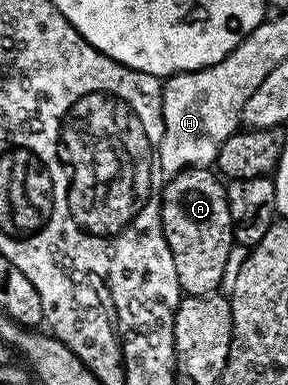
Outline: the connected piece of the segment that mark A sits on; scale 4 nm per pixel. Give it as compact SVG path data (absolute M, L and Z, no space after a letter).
M210 168L183 169L174 174L167 186L162 186L159 210L163 234L167 245L173 255L173 267L177 267L177 279L180 290L188 297L209 297L216 292L215 289L223 281L227 273L227 264L231 261L231 249L233 250L233 238L231 236L231 216L229 215L229 203L227 202L226 184Z

